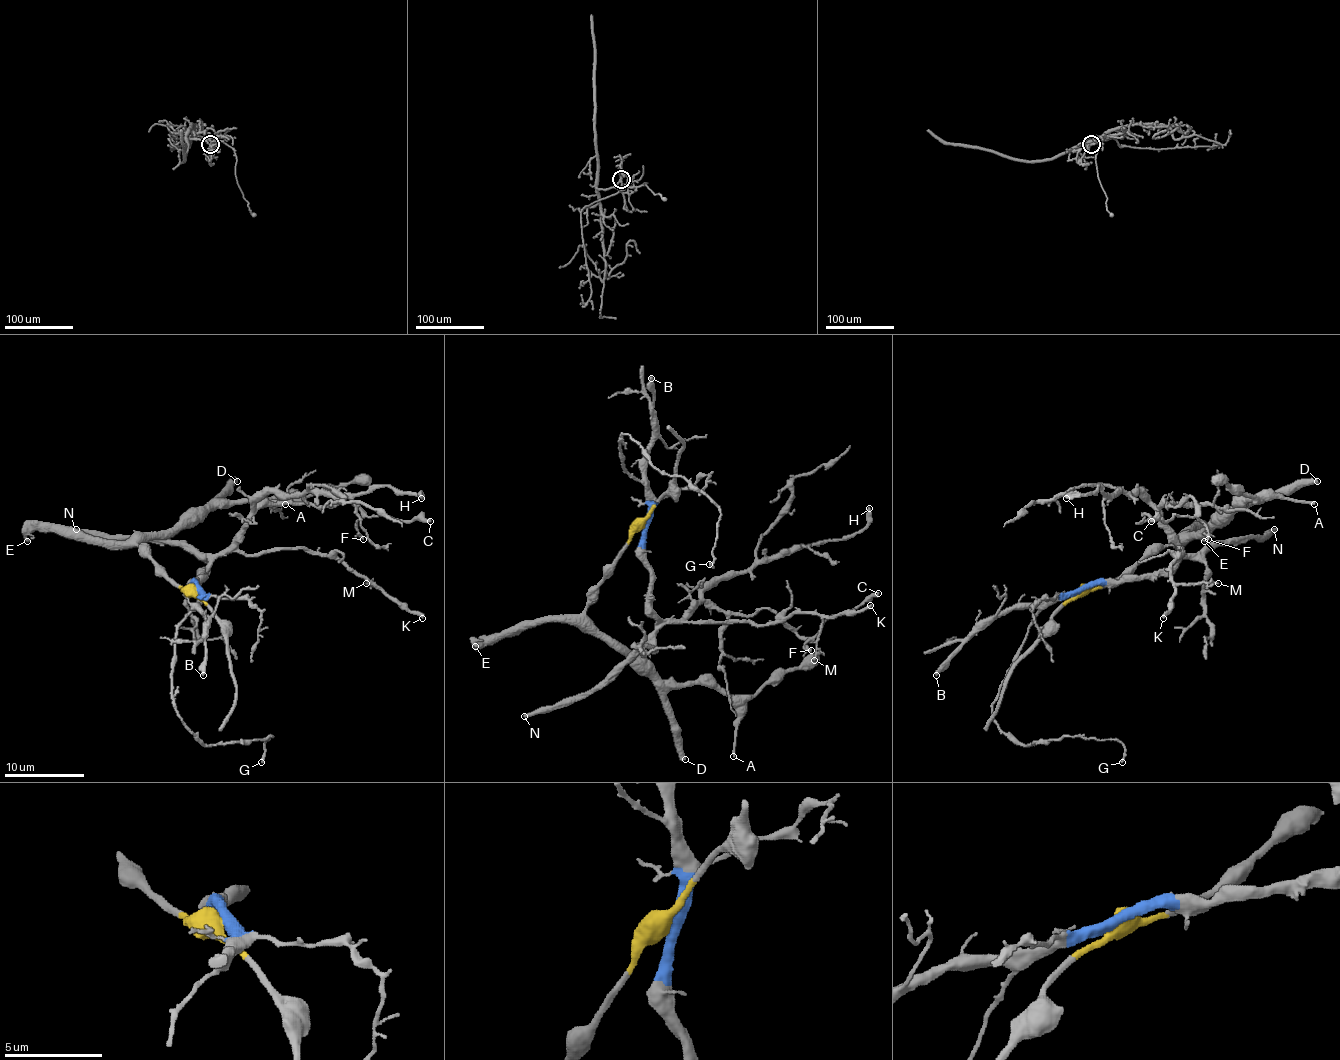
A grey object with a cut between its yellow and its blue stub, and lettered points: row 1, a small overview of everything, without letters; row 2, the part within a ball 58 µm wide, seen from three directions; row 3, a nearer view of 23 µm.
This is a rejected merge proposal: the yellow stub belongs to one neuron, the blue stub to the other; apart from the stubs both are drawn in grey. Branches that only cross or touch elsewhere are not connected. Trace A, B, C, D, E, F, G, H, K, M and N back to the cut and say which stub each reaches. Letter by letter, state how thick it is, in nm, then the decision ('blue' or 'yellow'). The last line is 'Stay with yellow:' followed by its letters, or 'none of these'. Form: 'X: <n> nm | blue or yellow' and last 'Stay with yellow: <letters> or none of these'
A: 240 nm | yellow
B: 320 nm | blue
C: 400 nm | blue
D: 500 nm | yellow
E: 200 nm | yellow
F: 170 nm | blue
G: 160 nm | blue
H: 380 nm | blue
K: 320 nm | blue
M: 120 nm | blue
N: 400 nm | blue
Stay with yellow: A, D, E

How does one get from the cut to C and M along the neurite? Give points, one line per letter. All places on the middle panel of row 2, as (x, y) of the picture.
C: (644, 523), (650, 607), (664, 621), (678, 621), (704, 603), (744, 615), (772, 609), (801, 637), (879, 593)
M: (644, 523), (650, 607), (664, 621), (762, 625), (782, 623), (795, 613), (815, 613), (821, 633), (813, 660)

